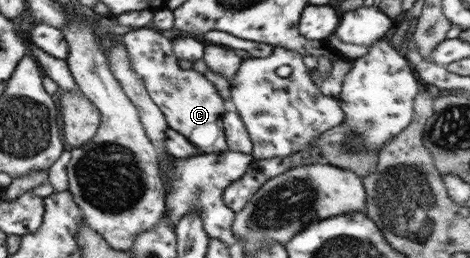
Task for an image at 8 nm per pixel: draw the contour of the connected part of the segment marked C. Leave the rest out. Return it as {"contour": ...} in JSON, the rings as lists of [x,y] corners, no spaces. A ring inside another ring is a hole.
{"contour":[[[146,27],[127,32],[124,44],[133,71],[139,75],[149,96],[161,109],[168,128],[183,134],[201,155],[229,152],[222,118],[231,106],[203,74],[179,67],[169,38],[165,33]]]}

